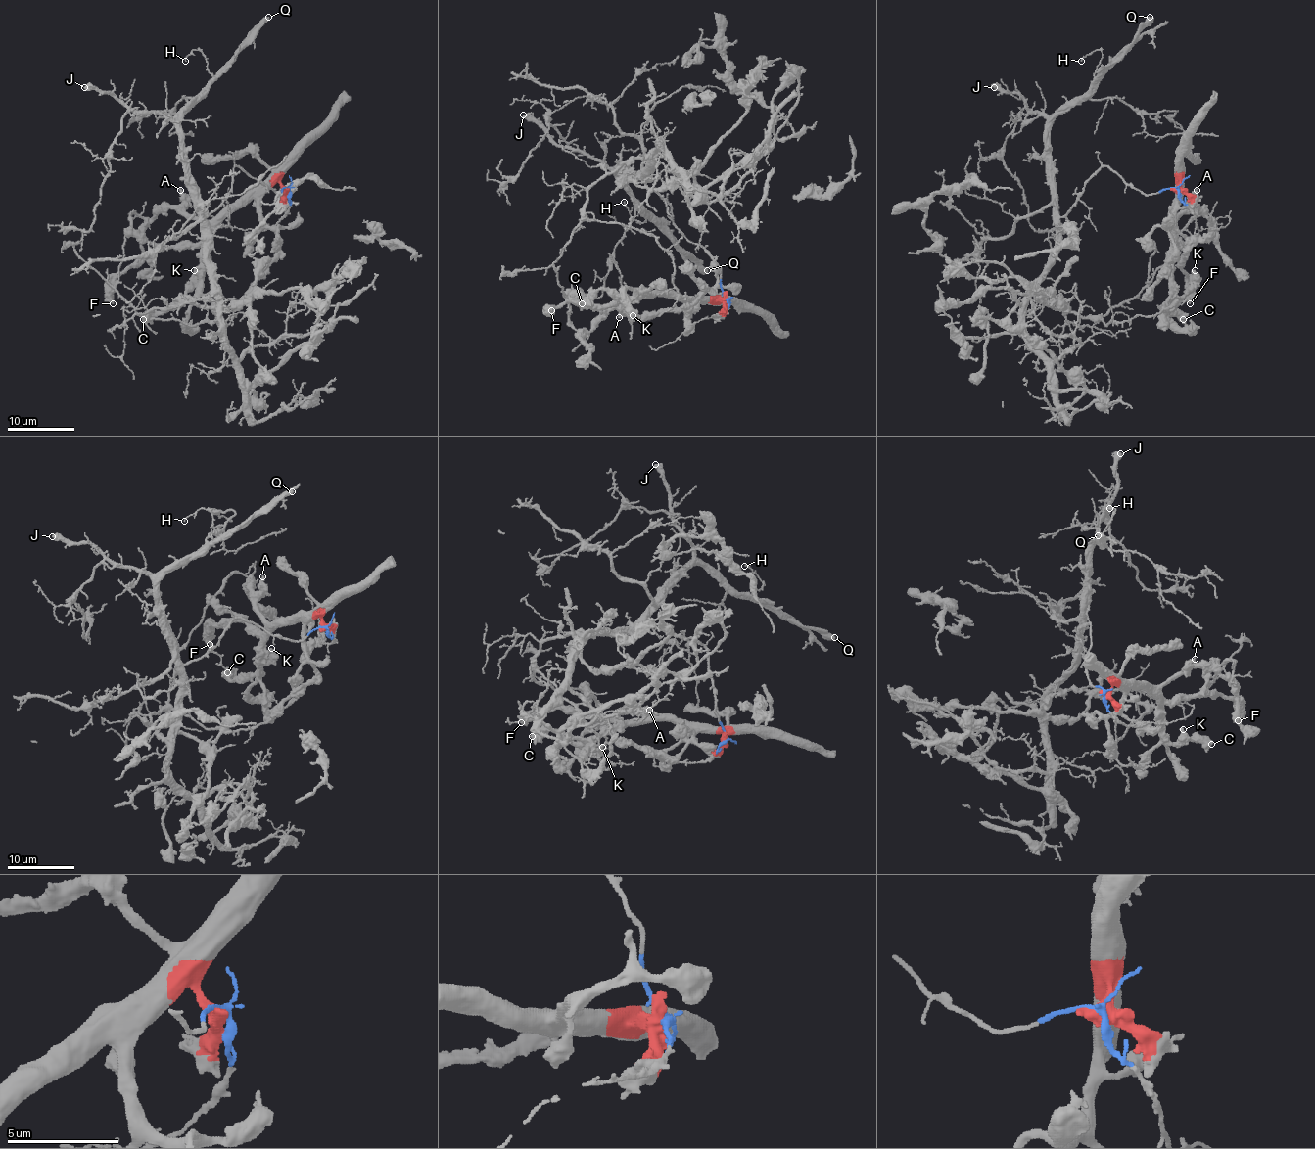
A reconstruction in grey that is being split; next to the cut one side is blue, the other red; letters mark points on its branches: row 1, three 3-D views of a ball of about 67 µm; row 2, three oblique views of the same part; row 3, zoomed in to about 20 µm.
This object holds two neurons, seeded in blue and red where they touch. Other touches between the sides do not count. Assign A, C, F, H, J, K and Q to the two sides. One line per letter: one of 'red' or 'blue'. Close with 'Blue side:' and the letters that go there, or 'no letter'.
A: red
C: red
F: red
H: blue
J: blue
K: red
Q: blue
Blue side: H, J, Q

